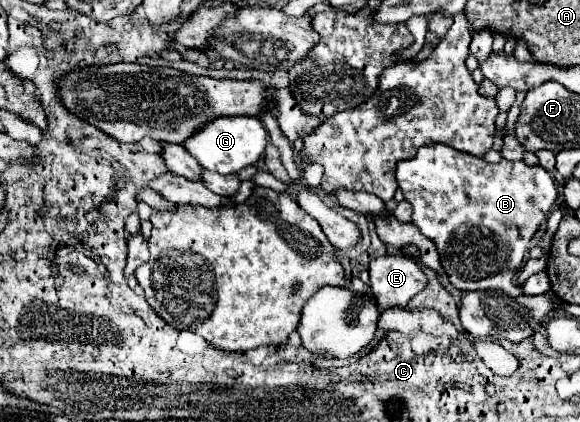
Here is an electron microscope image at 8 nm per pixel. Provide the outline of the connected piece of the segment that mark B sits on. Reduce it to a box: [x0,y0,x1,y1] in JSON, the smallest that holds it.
[396,144,558,290]

